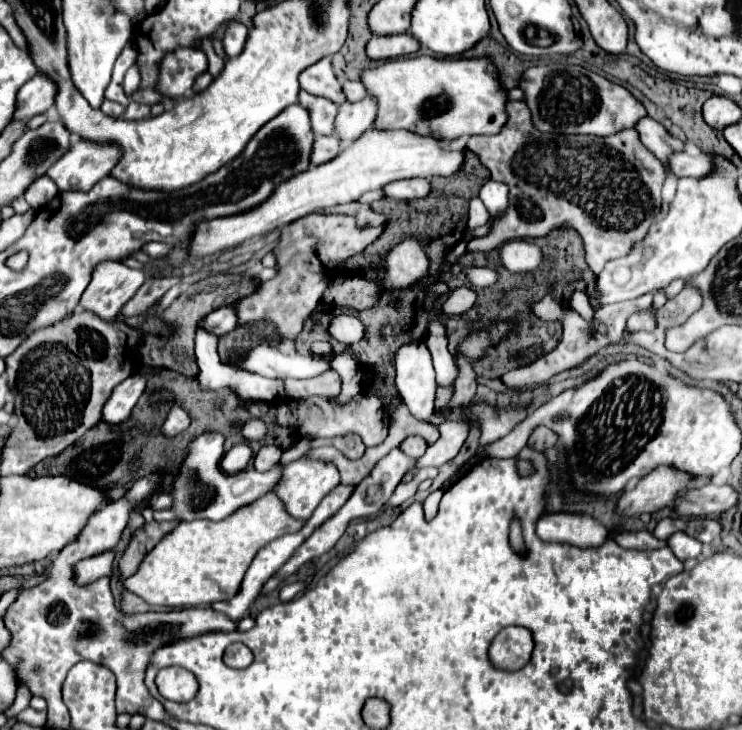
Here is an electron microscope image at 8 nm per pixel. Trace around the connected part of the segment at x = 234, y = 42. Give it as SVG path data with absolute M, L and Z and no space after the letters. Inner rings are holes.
M234 22L226 30L226 38L222 44L224 44L224 50L229 58L236 57L238 52L242 52L242 46L246 42L246 34L248 34L248 28L244 24L238 24L238 22Z

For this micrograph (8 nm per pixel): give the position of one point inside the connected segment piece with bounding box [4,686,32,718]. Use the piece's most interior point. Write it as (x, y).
(23, 696)

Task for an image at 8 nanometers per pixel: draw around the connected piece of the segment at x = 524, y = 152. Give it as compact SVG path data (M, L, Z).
M524 102L506 104L508 122L496 136L470 136L468 150L480 156L482 164L490 170L492 178L504 182L510 190L510 206L494 218L492 228L486 236L474 238L468 242L468 250L494 250L510 240L528 240L542 238L552 228L572 226L580 232L586 250L586 262L594 274L600 274L606 262L630 254L634 242L646 238L648 228L660 212L660 190L666 180L664 164L648 152L634 128L620 130L618 134L600 138L600 136L564 136L564 134L542 134L534 130L530 120L530 110Z

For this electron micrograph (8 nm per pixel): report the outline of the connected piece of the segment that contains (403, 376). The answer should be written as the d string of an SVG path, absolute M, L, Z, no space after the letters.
M406 344L396 354L396 388L410 414L422 422L434 414L434 366L426 344Z

